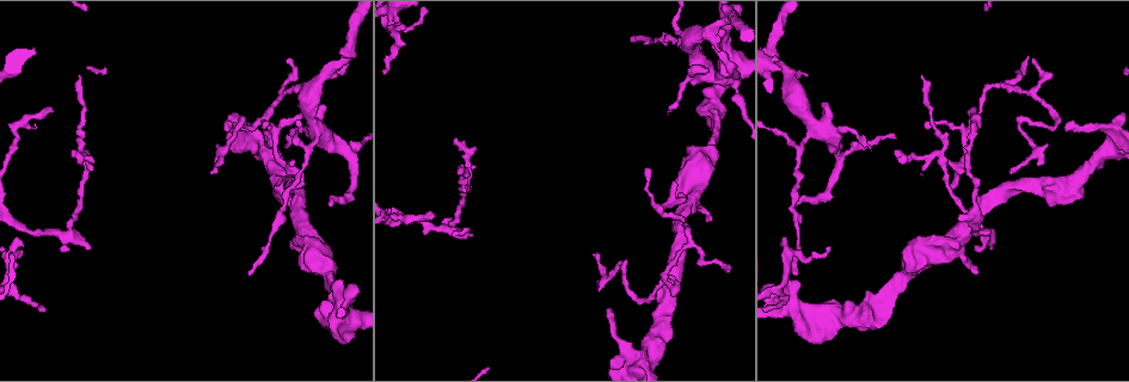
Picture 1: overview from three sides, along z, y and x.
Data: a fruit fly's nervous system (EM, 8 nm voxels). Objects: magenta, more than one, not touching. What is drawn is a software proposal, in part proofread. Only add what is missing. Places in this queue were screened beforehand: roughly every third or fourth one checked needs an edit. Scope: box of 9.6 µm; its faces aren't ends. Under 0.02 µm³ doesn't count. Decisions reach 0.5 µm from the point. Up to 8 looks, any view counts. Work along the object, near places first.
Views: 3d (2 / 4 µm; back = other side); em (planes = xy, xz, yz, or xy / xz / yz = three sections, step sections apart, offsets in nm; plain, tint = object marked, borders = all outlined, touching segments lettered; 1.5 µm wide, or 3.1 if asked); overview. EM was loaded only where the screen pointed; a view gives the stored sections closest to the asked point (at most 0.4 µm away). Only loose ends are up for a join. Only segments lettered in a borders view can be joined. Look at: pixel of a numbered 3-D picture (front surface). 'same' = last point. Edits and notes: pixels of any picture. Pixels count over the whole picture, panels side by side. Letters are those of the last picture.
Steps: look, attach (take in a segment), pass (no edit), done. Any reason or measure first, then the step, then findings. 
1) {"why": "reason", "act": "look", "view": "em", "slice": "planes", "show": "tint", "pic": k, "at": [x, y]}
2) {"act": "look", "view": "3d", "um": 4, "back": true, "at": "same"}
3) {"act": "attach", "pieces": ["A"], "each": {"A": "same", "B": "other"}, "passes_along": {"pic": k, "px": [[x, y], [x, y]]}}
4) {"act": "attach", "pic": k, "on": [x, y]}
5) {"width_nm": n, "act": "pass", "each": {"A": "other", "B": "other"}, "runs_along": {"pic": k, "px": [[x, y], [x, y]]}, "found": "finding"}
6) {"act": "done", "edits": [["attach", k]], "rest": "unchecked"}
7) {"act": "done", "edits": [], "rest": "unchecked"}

{"why": "an open end", "act": "look", "view": "em", "slice": "planes", "show": "borders", "pic": 1, "at": [287, 62]}

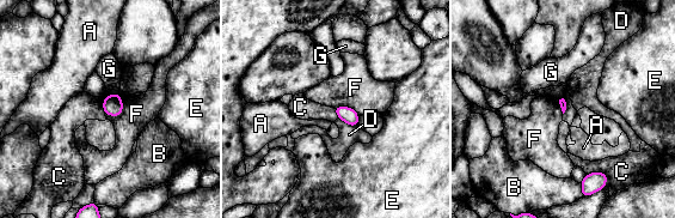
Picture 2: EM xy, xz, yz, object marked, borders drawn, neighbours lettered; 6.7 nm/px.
{"longest_contact_nm": ["F", 170], "act": "pass", "each": {"A": "other", "B": "other", "C": "other", "D": "other", "E": "other", "F": "other", "G": "other"}, "border": {"pic": 2, "px": [[587, 173], [605, 173], [607, 182]]}, "found": "none of them fits"}

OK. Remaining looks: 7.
{"why": "thin end", "act": "look", "view": "3d", "um": 4, "back": true, "pic": 1, "at": [294, 161]}

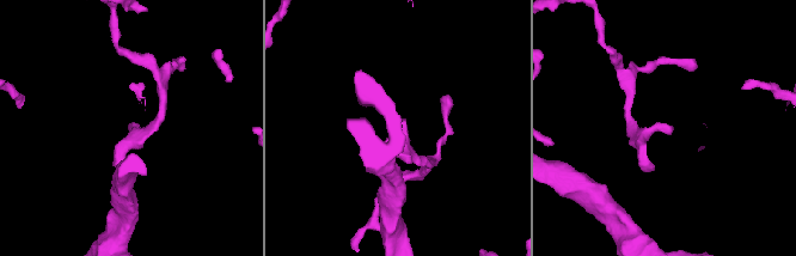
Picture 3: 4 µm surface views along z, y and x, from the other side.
{"act": "look", "view": "em", "slice": "xz", "step": 8, "show": "borders", "pic": 3, "at": [673, 127]}

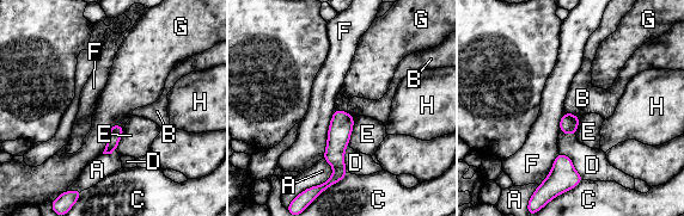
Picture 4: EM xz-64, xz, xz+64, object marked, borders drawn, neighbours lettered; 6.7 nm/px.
{"width_nm": 90, "act": "pass", "each": {"A": "other", "B": "other", "C": "other", "D": "other", "E": "other", "F": "other", "G": "other", "H": "other"}, "found": "no lettered segment goes on from it"}

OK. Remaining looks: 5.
{"why": "free end", "act": "look", "view": "em", "slice": "xz", "step": 8, "show": "borders", "pic": 1, "at": [228, 115]}

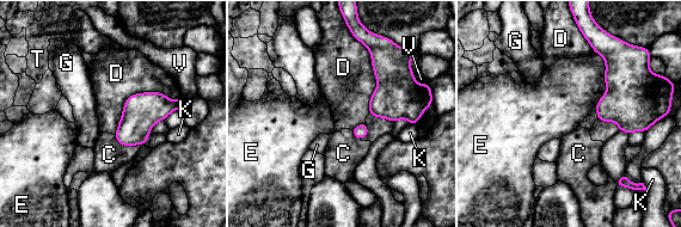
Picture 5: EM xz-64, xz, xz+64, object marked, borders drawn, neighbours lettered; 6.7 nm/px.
{"act": "look", "view": "em", "slice": "yz", "step": 8, "show": "borders", "at": "same"}

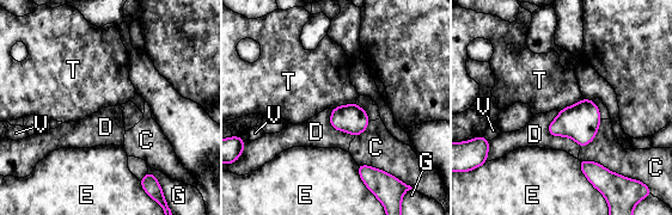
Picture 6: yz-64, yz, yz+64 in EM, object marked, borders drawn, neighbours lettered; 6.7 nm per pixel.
{"width_nm": 190, "act": "pass", "each": {"C": "other", "D": "other", "E": "other", "G": "other", "T": "other", "V": "other"}, "found": "no lettered segment goes on from it"}

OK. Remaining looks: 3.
{"act": "done", "edits": [], "rest": "unchecked"}

